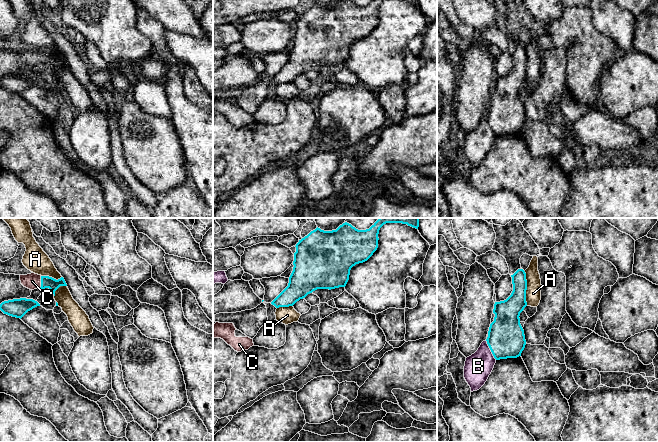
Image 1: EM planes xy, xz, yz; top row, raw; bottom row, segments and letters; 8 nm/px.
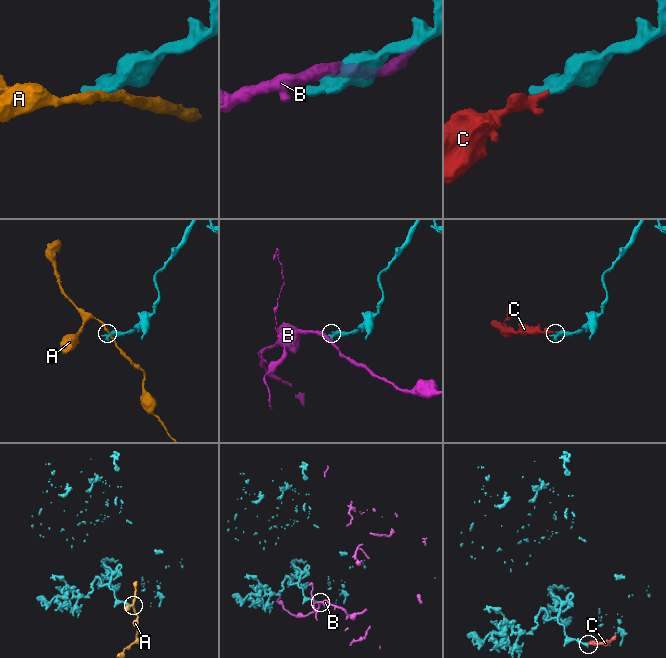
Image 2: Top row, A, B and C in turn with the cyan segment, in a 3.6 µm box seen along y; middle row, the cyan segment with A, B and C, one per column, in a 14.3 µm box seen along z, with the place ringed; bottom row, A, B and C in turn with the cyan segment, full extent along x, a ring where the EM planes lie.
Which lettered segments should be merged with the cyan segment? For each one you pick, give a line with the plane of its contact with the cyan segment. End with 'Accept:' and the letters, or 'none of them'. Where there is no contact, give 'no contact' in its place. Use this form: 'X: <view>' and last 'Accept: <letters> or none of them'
C: xy
Accept: C

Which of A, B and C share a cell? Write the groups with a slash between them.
A / B / C

